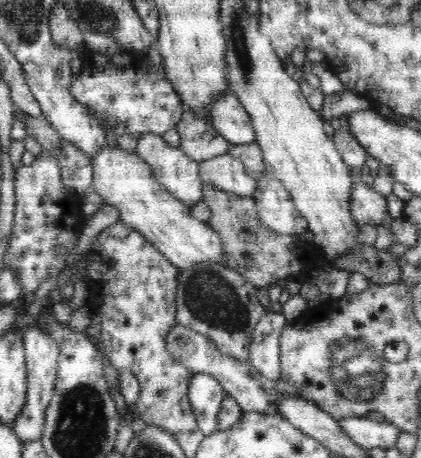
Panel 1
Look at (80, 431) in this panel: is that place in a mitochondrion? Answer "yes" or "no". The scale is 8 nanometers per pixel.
yes

